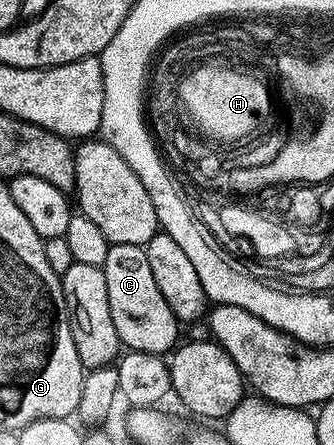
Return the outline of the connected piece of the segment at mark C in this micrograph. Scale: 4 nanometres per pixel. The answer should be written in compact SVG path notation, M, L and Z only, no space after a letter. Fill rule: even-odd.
M122 243L112 244L104 268L107 277L107 301L111 305L111 321L115 321L115 333L119 333L122 344L128 350L152 355L164 356L172 352L179 343L179 324L167 301L163 301L159 285L155 285L155 277L151 274L151 264L147 262L145 248Z

